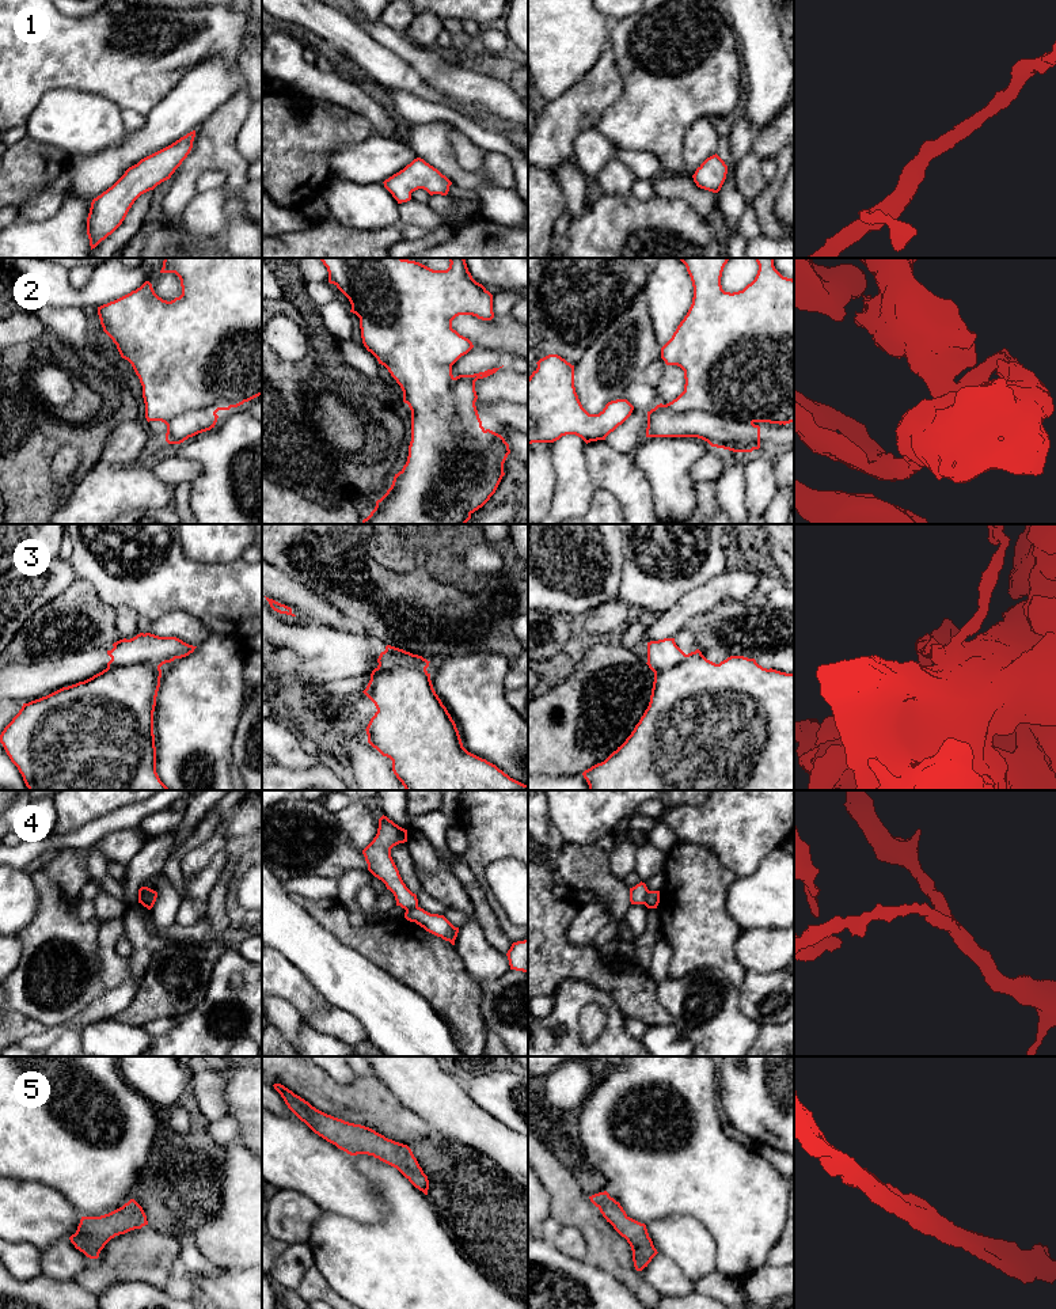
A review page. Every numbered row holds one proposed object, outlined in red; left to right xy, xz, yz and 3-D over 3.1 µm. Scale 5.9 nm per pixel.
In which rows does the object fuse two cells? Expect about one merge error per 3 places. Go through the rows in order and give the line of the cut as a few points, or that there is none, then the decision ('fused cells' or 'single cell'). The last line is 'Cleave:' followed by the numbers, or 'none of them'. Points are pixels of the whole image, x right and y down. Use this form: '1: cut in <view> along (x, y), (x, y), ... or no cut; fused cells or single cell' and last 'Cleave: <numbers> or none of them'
1: no cut; single cell
2: no cut; single cell
3: cut in xz along (425, 670), (383, 667), (372, 672); fused cells
4: cut in xy along (152, 890), (140, 902); fused cells
5: no cut; single cell
Cleave: 3, 4

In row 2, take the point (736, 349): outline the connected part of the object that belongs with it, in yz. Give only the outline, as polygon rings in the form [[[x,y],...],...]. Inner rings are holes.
[[[679,258],[687,268],[694,287],[692,304],[677,326],[672,338],[661,348],[661,358],[666,365],[677,365],[684,371],[684,391],[666,405],[657,405],[647,411],[646,437],[698,437],[707,441],[711,447],[729,449],[733,452],[752,452],[760,448],[759,422],[786,425],[794,422],[794,280],[783,277],[774,266],[774,258],[755,258],[759,270],[755,280],[742,291],[725,292],[721,277],[725,265],[730,258]]]

